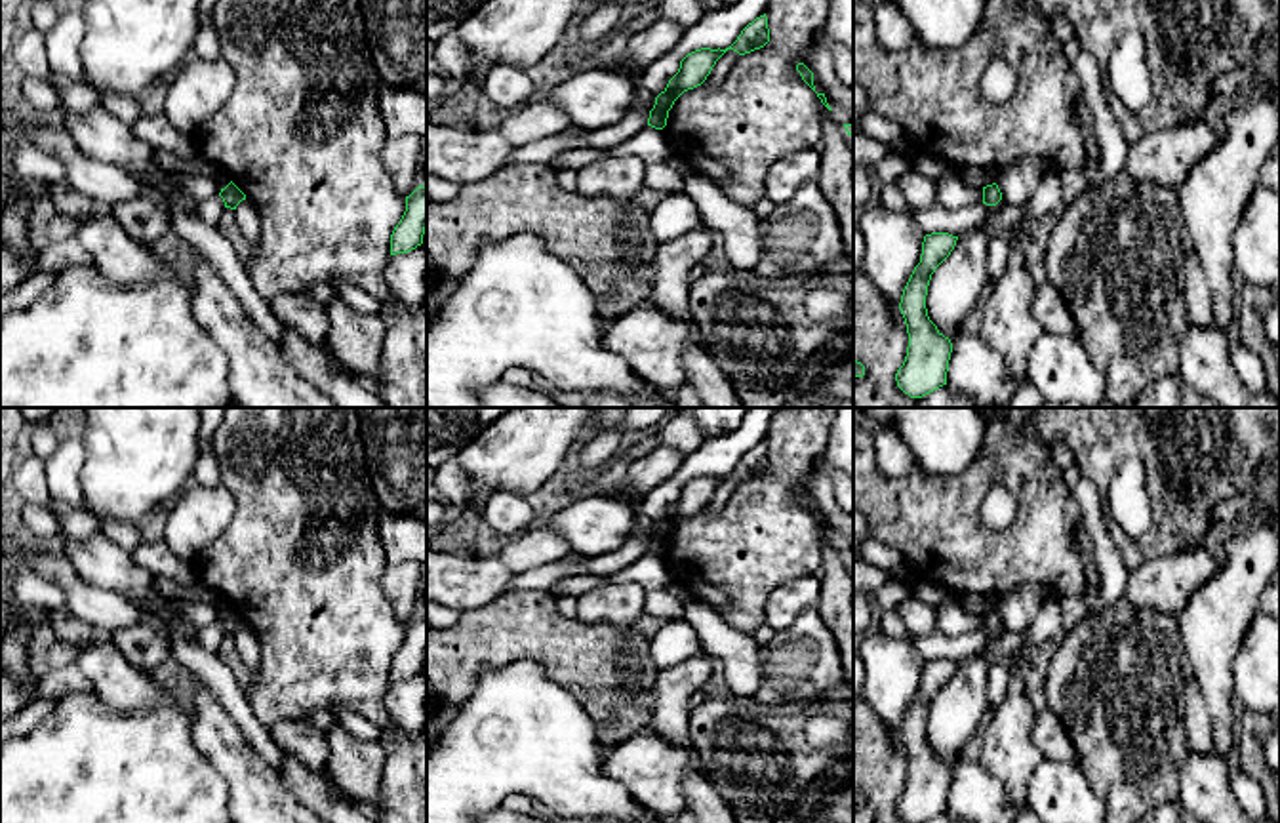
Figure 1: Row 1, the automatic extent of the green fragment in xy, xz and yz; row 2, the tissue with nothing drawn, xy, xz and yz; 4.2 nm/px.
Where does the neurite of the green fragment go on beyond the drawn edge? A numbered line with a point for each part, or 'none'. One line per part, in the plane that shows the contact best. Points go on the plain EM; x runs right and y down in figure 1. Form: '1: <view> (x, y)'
none

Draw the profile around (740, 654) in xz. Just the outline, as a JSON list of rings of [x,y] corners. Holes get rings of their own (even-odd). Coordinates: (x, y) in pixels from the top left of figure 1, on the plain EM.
[[[678,583],[669,591],[682,602],[684,619],[695,629],[701,650],[722,663],[724,678],[739,697],[754,697],[762,684],[760,646],[752,634],[731,629],[714,610],[693,600]]]

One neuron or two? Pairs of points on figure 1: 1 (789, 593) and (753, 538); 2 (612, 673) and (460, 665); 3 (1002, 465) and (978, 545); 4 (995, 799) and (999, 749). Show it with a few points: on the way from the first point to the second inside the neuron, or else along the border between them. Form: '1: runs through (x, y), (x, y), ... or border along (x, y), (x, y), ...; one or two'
1: border along (818, 574), (778, 587), (762, 622); two
2: runs through (574, 656), (560, 644), (498, 644); one
3: runs through (983, 484), (972, 496), (972, 526); one
4: border along (978, 761), (1002, 783), (1014, 802); two

